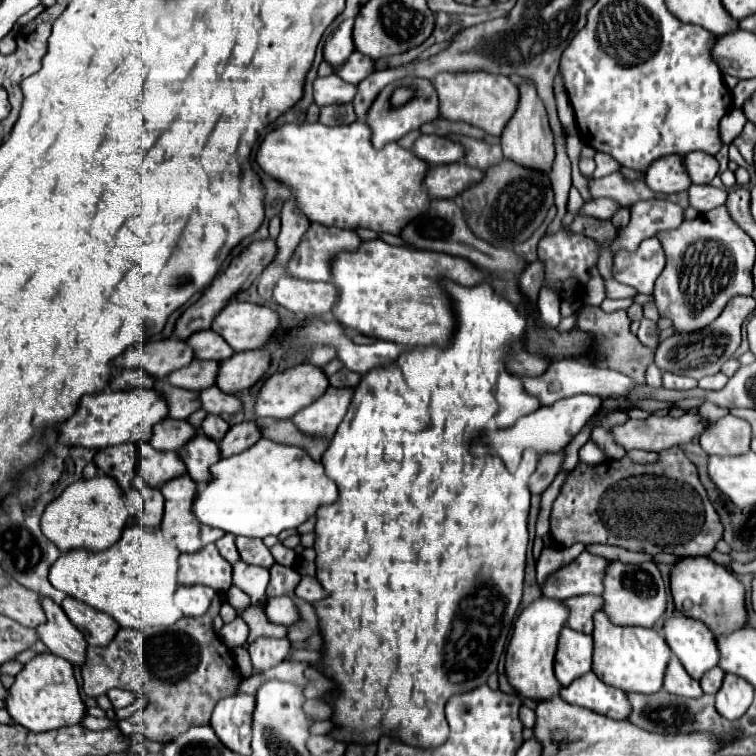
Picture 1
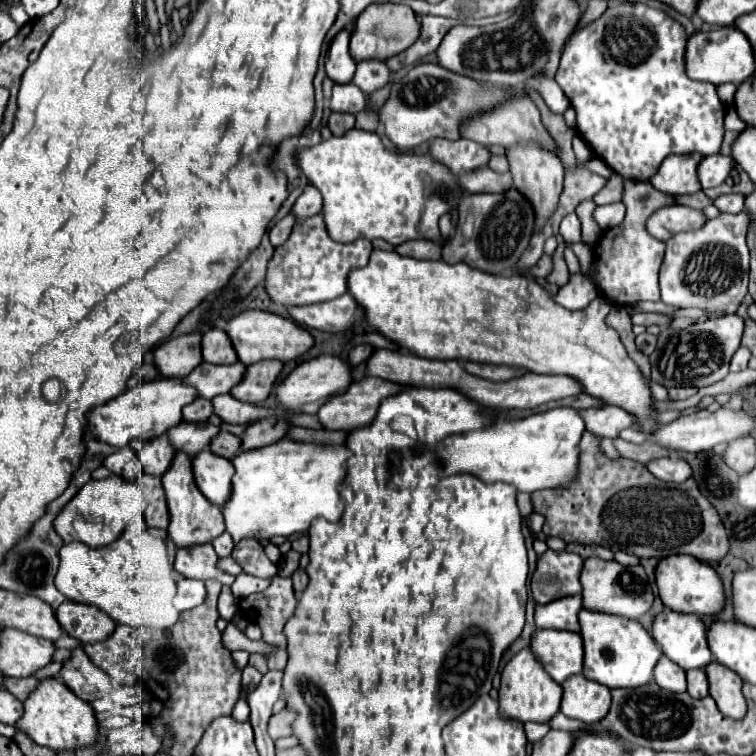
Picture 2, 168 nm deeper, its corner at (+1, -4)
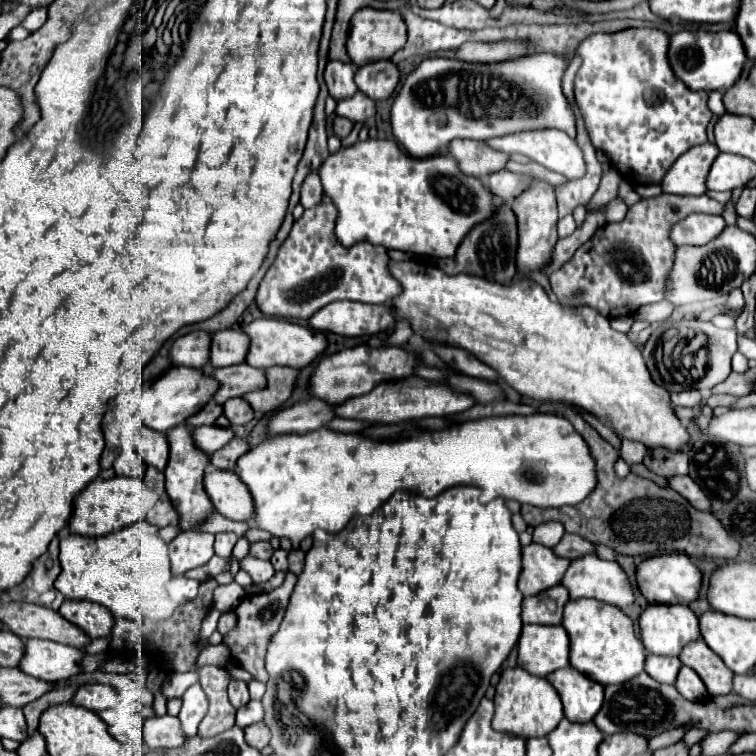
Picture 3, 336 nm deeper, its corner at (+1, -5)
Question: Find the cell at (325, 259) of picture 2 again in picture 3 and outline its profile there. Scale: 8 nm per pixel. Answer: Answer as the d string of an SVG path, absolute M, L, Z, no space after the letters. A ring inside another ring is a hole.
M324 194L318 206L304 210L302 218L294 222L290 236L280 246L278 256L262 278L254 298L264 316L308 320L314 312L336 300L384 304L392 302L402 292L400 282L388 270L388 250L372 246L366 240L344 248L334 234L336 218L338 210Z

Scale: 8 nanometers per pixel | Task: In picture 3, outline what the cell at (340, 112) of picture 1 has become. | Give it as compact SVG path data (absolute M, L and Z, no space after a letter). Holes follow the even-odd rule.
M340 116L334 118L334 134L336 134L340 140L346 138L346 136L352 132L352 128L354 128L352 120L348 120L348 118L340 118Z

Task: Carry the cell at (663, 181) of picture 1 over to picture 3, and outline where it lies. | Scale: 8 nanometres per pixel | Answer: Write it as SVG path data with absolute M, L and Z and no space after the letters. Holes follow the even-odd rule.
M706 142L682 154L664 176L662 188L668 194L706 194L706 176L720 150Z

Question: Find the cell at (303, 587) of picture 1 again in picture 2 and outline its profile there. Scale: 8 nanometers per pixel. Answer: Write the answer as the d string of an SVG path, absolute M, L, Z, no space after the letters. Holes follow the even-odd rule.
M304 569L294 571L294 573L292 573L292 581L294 581L294 591L296 591L296 595L300 595L300 593L306 589L306 585L308 585L308 575L306 575L306 571L304 571Z

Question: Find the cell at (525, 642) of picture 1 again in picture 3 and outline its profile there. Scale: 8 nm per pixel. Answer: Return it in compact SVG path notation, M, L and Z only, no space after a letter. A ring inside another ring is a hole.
M520 666L502 672L500 682L496 686L494 704L496 704L496 712L492 718L492 728L496 732L506 732L524 740L548 736L548 732L552 732L552 728L556 728L556 724L564 718L560 696L552 688L552 684L546 678L528 674Z

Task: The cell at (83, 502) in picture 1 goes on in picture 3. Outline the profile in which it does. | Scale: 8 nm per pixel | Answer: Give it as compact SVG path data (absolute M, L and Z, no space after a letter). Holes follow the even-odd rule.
M114 476L110 480L96 480L78 496L68 530L82 536L104 536L116 532L124 526L146 520L146 512L156 504L156 500L156 492L152 492L142 478Z

